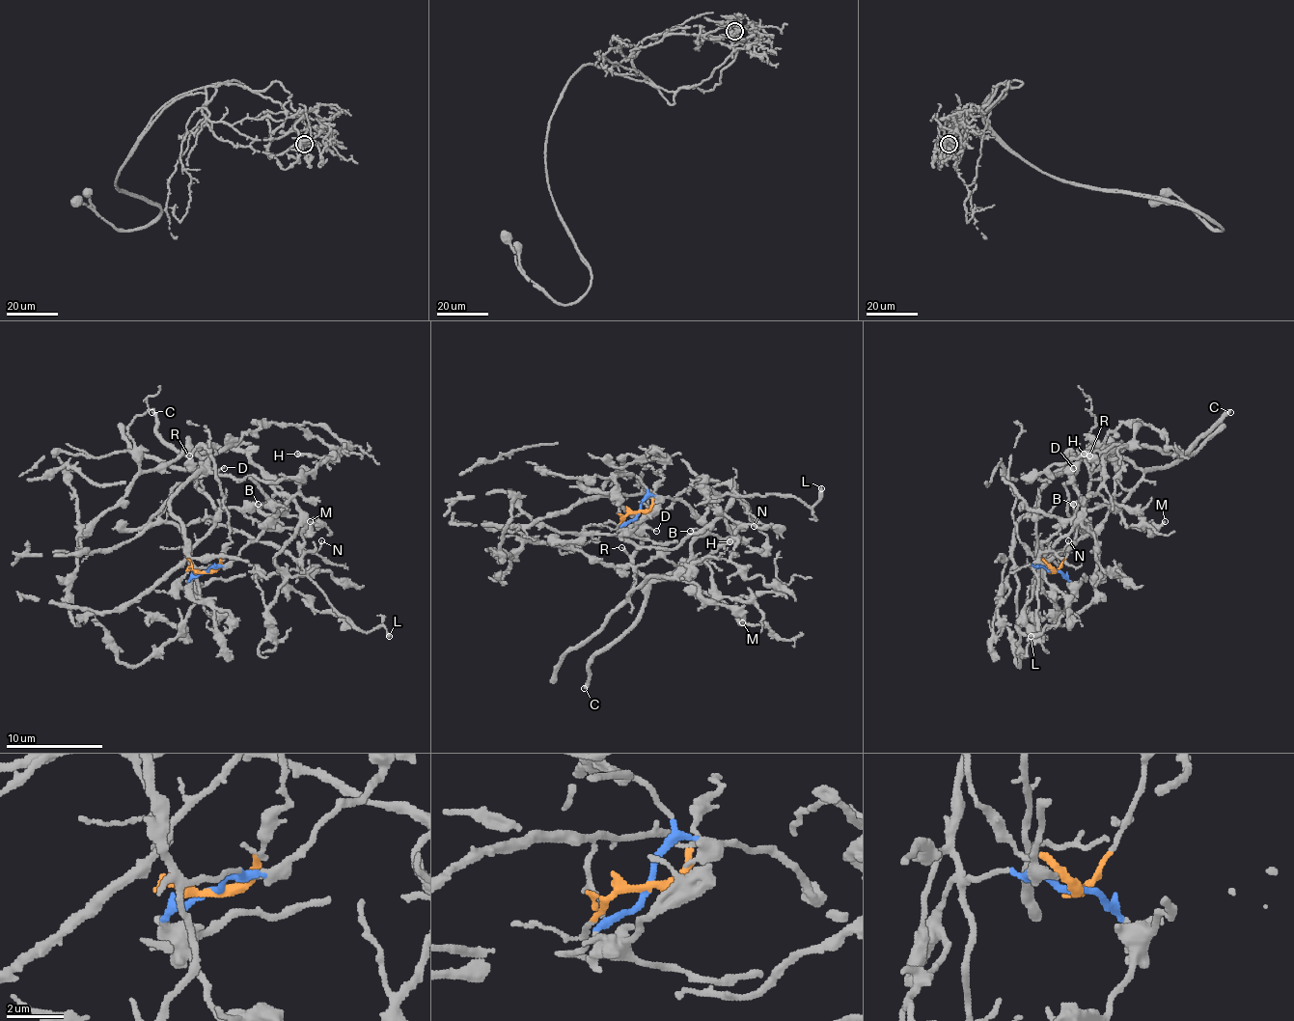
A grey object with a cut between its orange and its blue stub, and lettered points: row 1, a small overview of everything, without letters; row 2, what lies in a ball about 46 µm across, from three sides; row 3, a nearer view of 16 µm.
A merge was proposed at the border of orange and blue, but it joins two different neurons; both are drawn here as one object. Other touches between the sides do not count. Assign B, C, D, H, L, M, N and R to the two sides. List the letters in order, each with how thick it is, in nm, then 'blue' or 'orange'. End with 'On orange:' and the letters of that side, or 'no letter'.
B: 90 nm thick; blue
C: 360 nm thick; orange
D: 140 nm thick; orange
H: 220 nm thick; orange
L: 320 nm thick; orange
M: 200 nm thick; blue
N: 80 nm thick; orange
R: 150 nm thick; orange
On orange: C, D, H, L, N, R

